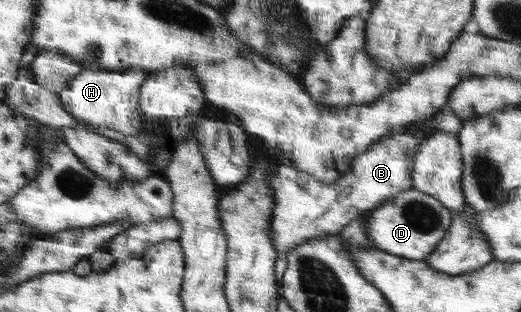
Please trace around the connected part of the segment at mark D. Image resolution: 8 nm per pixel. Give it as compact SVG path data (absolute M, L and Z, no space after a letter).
M408 189L370 210L366 232L378 250L411 260L423 260L443 239L453 219L453 211L443 206L435 197L417 189Z

